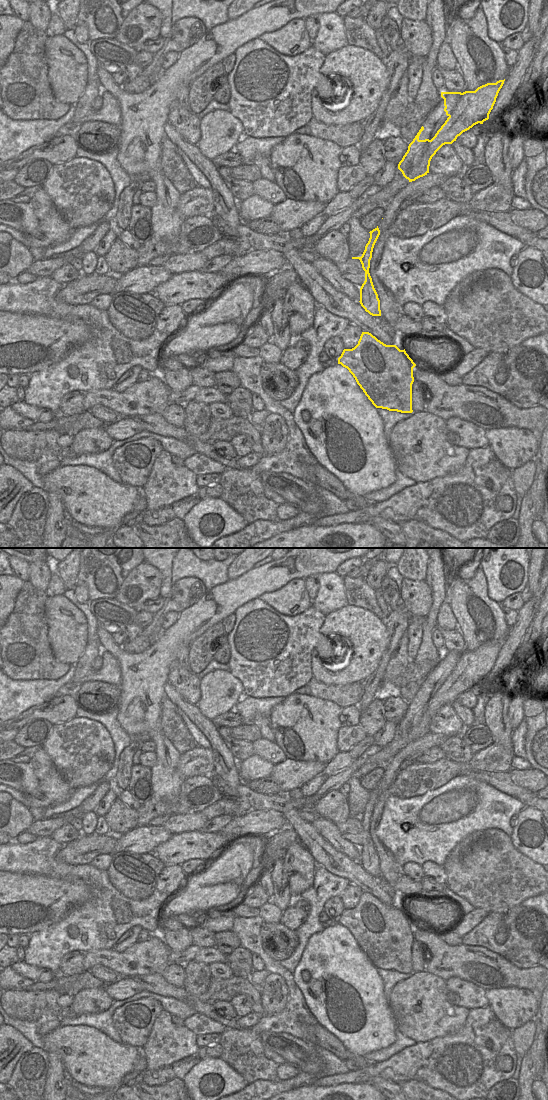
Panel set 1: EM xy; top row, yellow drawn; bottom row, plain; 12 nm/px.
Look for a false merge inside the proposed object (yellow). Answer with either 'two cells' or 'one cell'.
two cells

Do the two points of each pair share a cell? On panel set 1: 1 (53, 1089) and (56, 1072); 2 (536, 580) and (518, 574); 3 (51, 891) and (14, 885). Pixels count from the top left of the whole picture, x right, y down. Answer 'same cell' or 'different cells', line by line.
1: same cell
2: different cells
3: same cell

